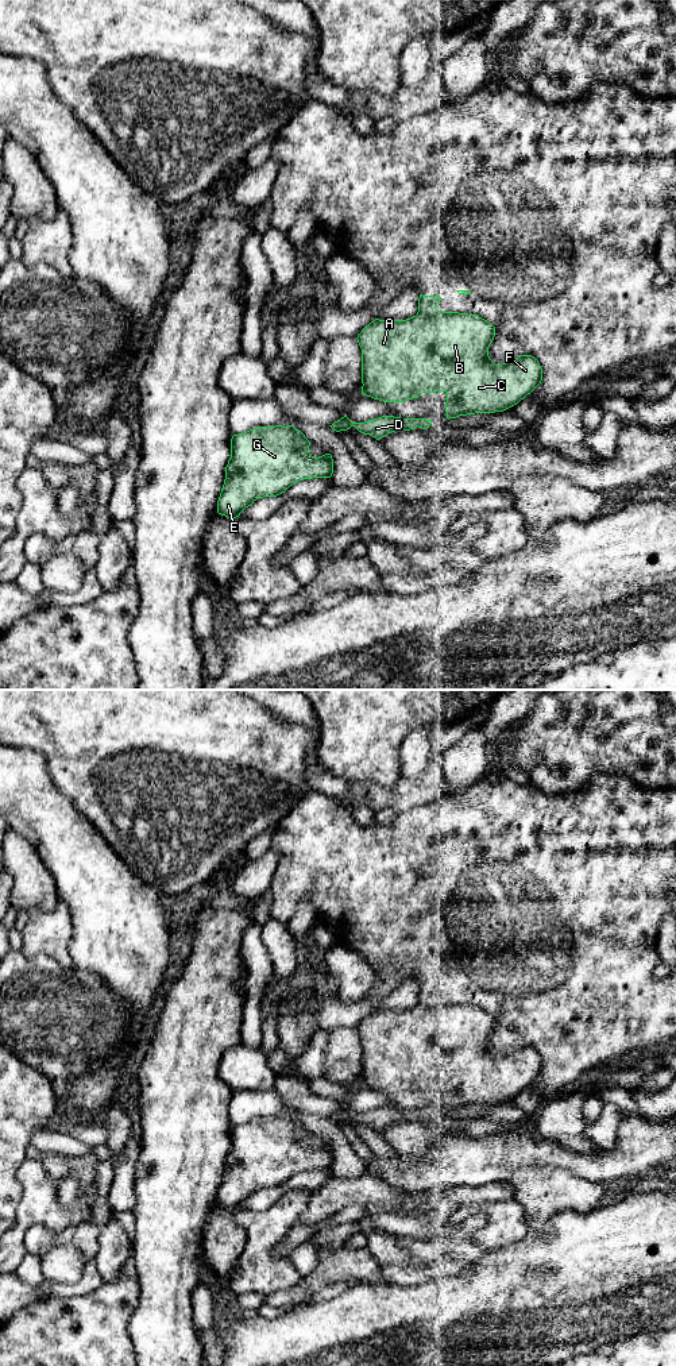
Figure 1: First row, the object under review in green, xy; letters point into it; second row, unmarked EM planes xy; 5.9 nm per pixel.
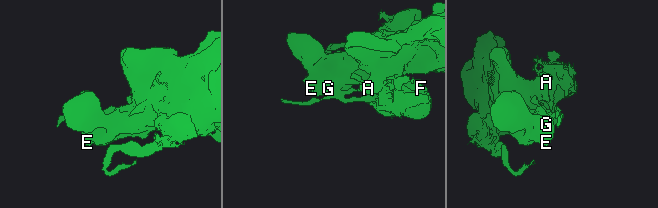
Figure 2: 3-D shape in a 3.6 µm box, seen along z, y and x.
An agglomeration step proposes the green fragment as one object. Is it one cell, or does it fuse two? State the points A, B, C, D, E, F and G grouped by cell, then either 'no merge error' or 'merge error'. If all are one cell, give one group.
groups A B C D E F G; no merge error

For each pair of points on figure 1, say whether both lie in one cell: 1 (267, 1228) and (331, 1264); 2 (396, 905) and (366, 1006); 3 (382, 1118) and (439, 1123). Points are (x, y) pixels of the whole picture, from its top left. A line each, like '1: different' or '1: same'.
1: different
2: different
3: same

